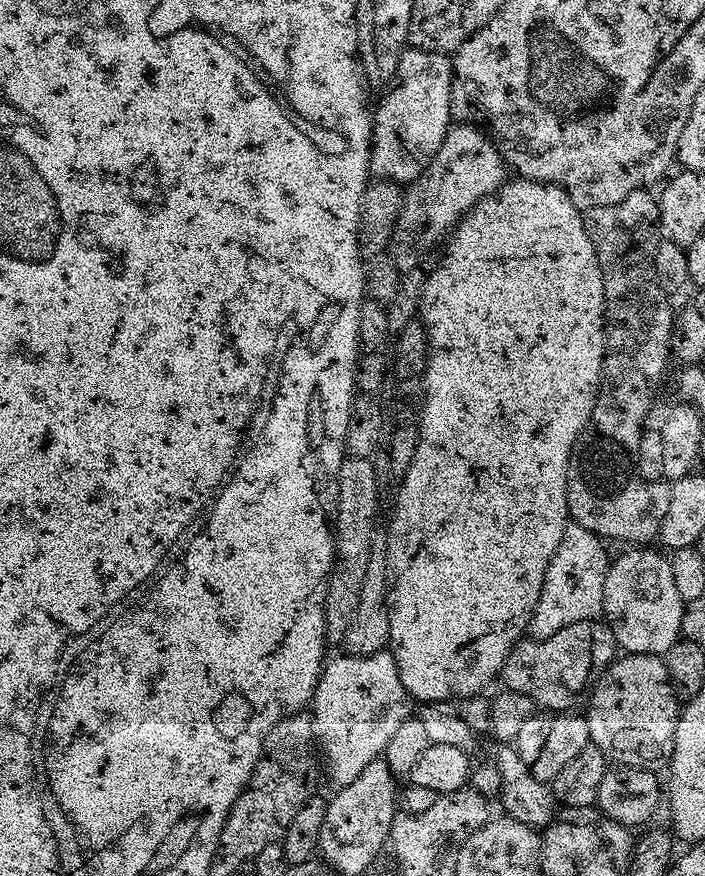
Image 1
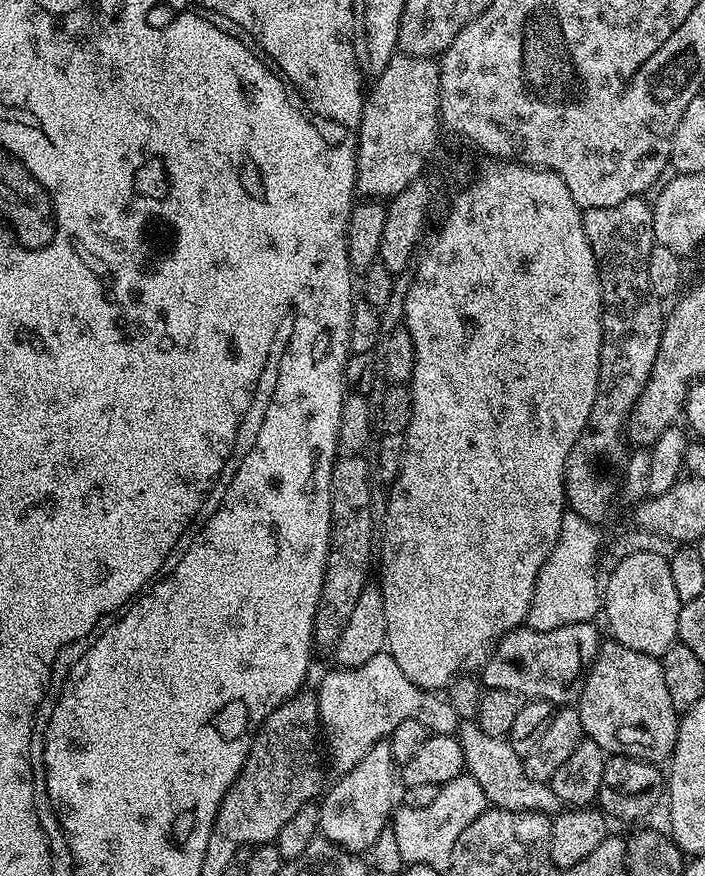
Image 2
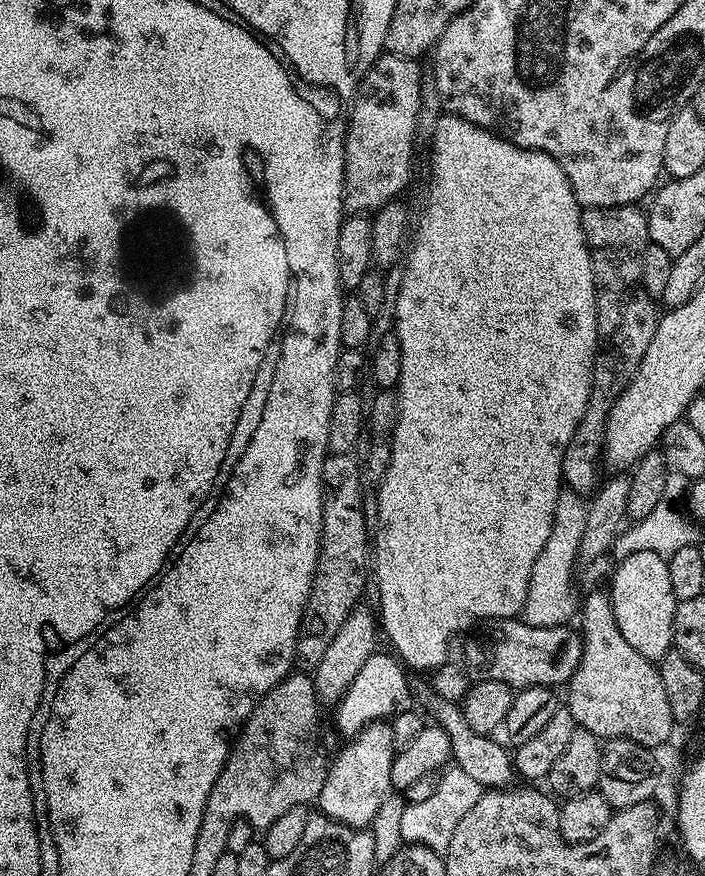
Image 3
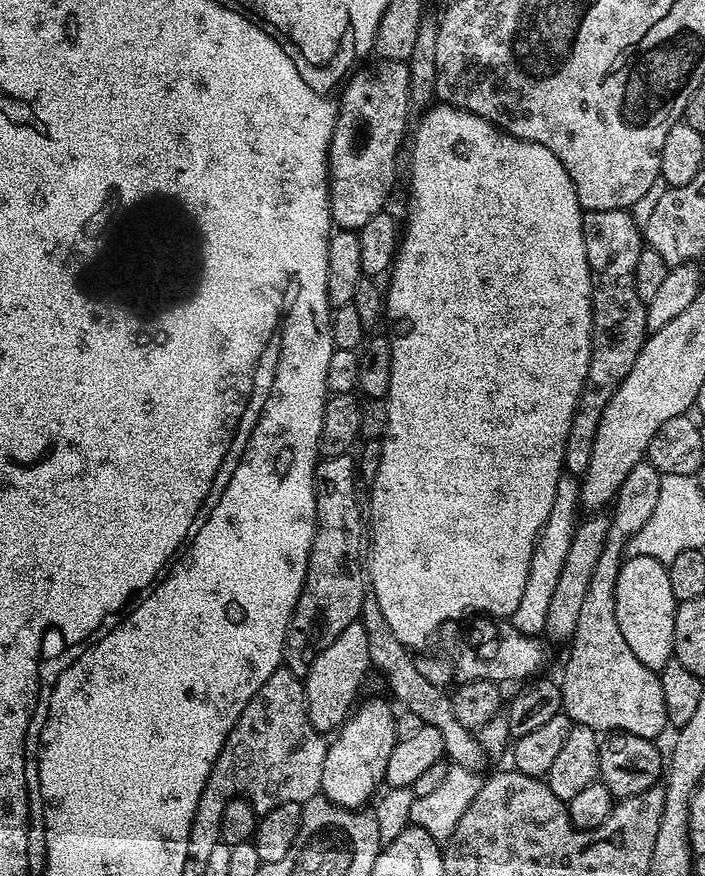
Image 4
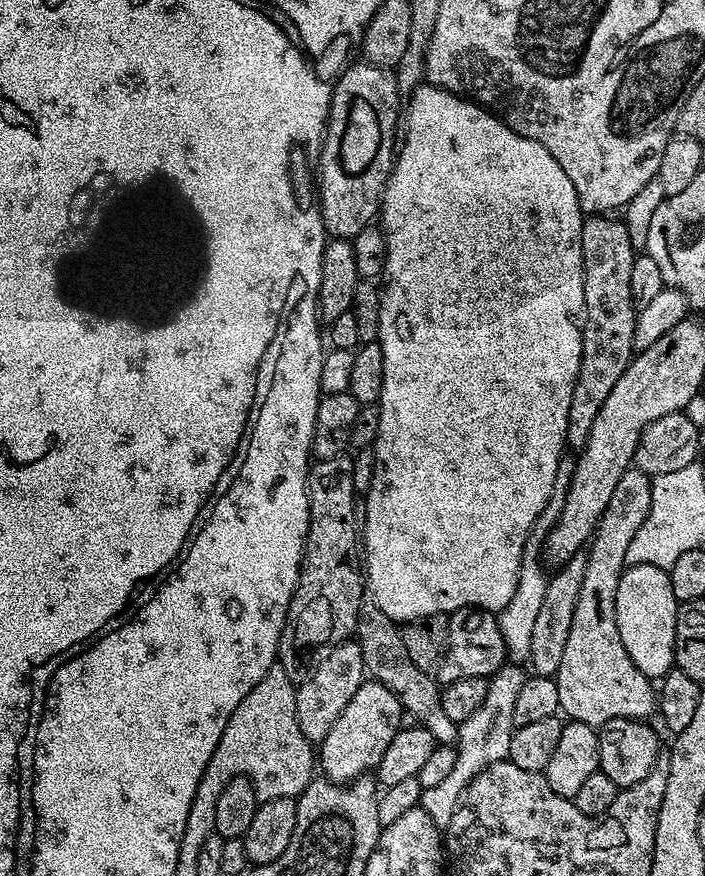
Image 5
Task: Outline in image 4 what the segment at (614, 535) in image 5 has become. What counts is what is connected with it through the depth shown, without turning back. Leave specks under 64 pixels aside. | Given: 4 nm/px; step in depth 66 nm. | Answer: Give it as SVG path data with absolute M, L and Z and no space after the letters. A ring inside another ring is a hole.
M647 462L634 466L634 470L626 474L626 482L622 482L610 508L610 530L606 538L606 546L602 550L602 558L598 558L598 566L594 566L594 578L590 578L586 598L582 602L582 611L578 614L578 626L570 641L572 649L569 650L568 661L564 664L564 677L559 677L558 680L564 703L563 715L570 717L573 725L581 724L592 728L597 734L629 732L647 740L656 740L663 734L664 728L669 727L659 675L653 669L642 666L634 650L630 650L626 638L622 638L622 630L618 630L614 602L618 574L626 556L628 540L634 538L634 534L638 534L638 530L642 530L646 522L650 522L650 514L654 514L654 509L658 506L658 494L662 490L661 475L654 465Z

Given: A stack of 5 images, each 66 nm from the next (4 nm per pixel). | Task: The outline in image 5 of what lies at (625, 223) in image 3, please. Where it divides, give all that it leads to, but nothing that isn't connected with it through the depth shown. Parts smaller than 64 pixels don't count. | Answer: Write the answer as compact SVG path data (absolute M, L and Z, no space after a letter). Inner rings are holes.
M592 214L582 226L582 294L584 295L584 315L582 317L582 362L578 366L578 378L574 382L574 394L570 394L570 418L566 418L567 447L579 454L586 446L590 426L602 402L614 390L618 378L626 374L626 366L634 355L634 326L636 325L637 306L634 294L630 294L630 270L634 267L638 252L632 247L633 233L620 220L611 220L608 214Z

